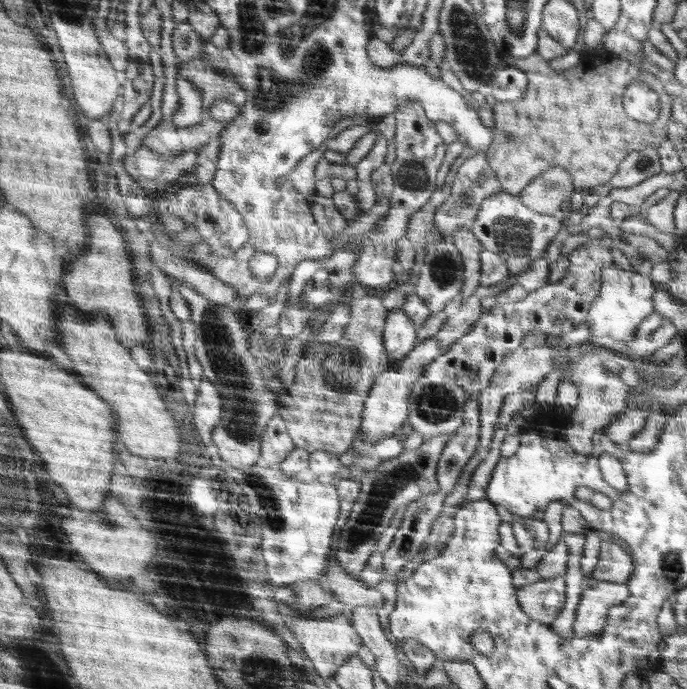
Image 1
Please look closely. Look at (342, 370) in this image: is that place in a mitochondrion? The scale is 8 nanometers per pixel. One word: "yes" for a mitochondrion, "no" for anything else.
yes

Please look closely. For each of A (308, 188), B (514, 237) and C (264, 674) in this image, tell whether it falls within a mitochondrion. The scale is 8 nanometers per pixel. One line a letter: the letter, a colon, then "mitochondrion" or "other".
A: other
B: mitochondrion
C: mitochondrion

